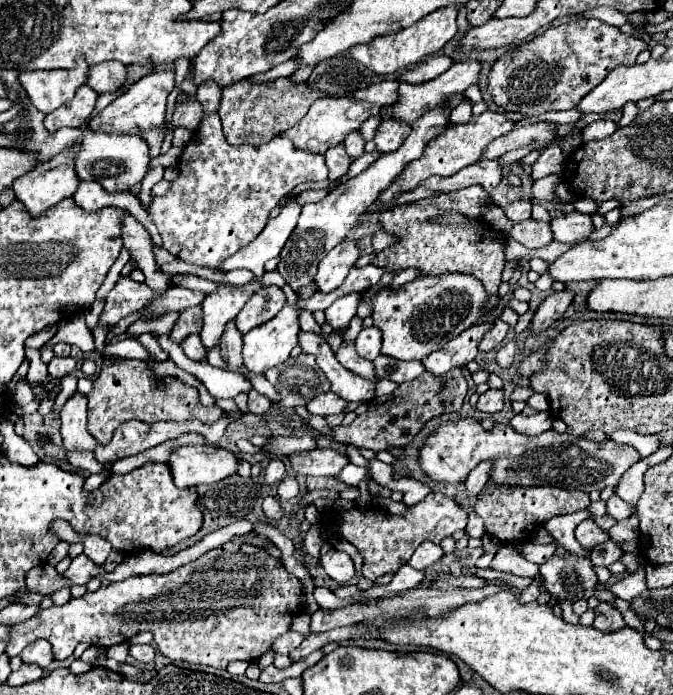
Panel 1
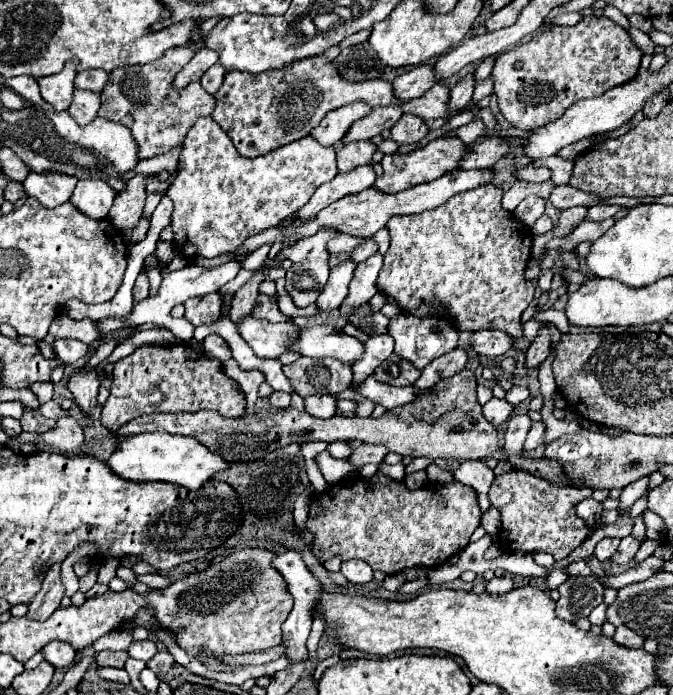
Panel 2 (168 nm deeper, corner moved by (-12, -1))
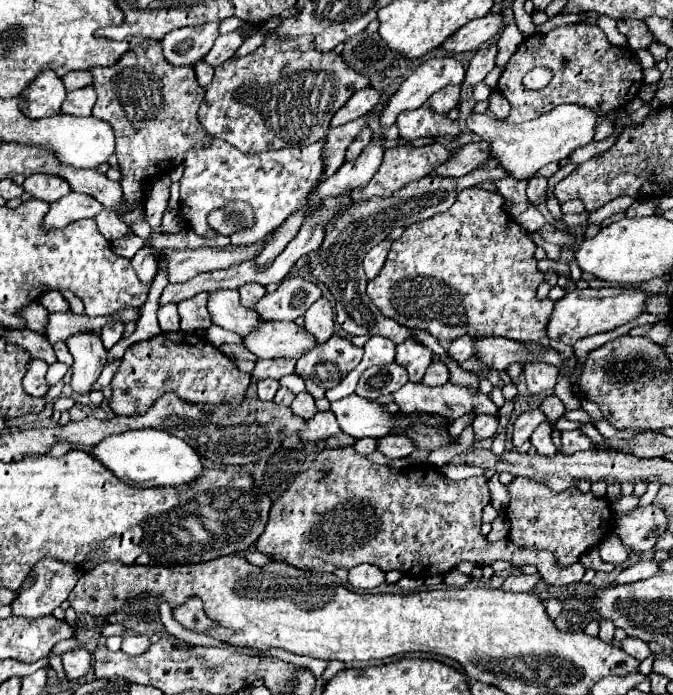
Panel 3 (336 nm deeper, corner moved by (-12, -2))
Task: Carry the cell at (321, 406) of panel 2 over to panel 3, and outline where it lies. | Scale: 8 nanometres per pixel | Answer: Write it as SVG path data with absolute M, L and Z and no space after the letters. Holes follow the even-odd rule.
M302 391L302 393L298 393L298 395L296 395L296 399L292 401L290 409L292 409L292 413L294 413L296 417L312 419L312 417L316 415L316 405L314 405L314 397L312 397L310 393Z

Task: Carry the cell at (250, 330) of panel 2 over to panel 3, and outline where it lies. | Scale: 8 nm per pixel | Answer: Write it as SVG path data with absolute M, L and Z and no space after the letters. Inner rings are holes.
M232 289L212 291L208 295L208 313L214 325L220 325L238 335L248 333L248 329L254 329L260 323L252 309L240 305L238 293Z

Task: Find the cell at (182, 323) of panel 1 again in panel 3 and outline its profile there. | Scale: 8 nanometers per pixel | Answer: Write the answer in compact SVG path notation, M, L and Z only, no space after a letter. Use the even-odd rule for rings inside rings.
M198 293L196 297L182 301L178 305L182 331L192 333L198 329L208 329L212 325L210 317L208 317L208 309L206 309L206 299L208 299L208 293Z

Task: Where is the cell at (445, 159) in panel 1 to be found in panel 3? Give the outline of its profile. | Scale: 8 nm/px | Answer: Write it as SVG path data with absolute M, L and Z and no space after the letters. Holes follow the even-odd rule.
M430 143L430 145L424 145L424 147L412 147L412 145L398 145L394 149L386 149L384 153L384 161L380 165L380 169L376 171L376 175L364 185L364 187L356 187L350 197L352 201L360 201L360 199L370 199L370 197L388 197L392 195L394 191L406 187L408 183L414 183L414 181L420 181L422 177L430 175L432 169L436 169L436 165L440 165L442 161L448 159L448 149L440 143Z

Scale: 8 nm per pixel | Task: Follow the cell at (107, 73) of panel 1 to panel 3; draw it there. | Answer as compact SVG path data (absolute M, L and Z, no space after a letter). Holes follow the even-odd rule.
M70 71L62 77L62 83L66 87L66 91L74 91L80 87L86 87L92 83L92 75L88 71Z

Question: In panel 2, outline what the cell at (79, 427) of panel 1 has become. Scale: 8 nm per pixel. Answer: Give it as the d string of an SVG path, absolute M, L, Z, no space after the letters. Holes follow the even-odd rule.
M96 370L84 372L72 372L70 382L68 382L70 392L74 394L74 402L80 406L80 412L90 418L92 416L92 408L98 404L96 396L98 396L98 388L100 388L100 376Z

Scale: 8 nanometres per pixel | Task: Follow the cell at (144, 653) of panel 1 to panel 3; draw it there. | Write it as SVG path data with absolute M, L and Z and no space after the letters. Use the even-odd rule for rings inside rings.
M132 635L132 637L124 637L122 641L122 651L126 655L140 655L150 647L150 639L146 635Z

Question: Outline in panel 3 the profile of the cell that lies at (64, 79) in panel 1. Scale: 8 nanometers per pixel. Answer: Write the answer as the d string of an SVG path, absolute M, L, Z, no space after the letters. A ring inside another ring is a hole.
M44 71L20 93L20 97L22 97L20 103L22 113L30 119L42 119L60 113L66 89L60 77L56 77L56 73Z

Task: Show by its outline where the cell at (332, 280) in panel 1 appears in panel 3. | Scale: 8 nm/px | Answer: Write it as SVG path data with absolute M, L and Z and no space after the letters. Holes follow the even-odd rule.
M318 299L308 311L306 311L306 333L310 333L318 345L326 343L334 335L334 313L332 305L326 299Z

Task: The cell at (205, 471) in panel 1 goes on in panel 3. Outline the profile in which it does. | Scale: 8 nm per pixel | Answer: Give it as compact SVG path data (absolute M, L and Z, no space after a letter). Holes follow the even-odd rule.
M138 429L110 435L92 447L92 457L112 471L120 481L132 487L166 487L184 485L202 473L202 461L186 441L172 437L160 429Z

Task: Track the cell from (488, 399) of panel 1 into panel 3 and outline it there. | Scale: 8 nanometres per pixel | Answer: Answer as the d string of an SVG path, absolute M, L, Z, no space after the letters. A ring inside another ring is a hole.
M476 417L472 421L472 427L476 429L476 435L480 439L488 439L488 437L494 437L496 435L496 429L498 429L498 419L496 417Z

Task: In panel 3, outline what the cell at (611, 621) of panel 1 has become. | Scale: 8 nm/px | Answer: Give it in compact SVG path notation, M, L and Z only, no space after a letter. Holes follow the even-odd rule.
M632 637L624 639L624 641L622 641L622 649L624 649L630 657L634 657L634 659L638 659L638 661L644 661L646 657L650 657L648 645L646 645L644 641L640 641L640 639L632 639Z

